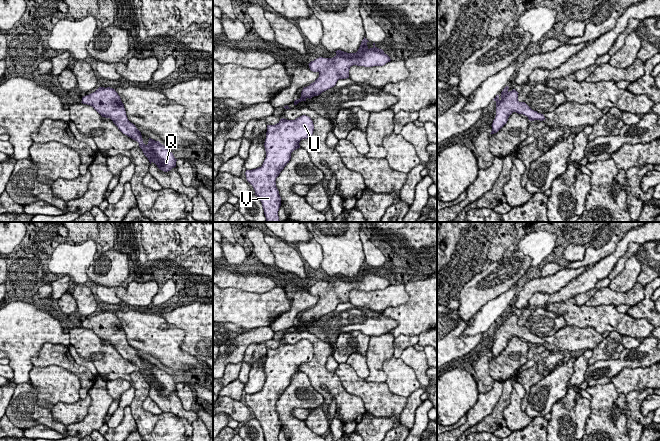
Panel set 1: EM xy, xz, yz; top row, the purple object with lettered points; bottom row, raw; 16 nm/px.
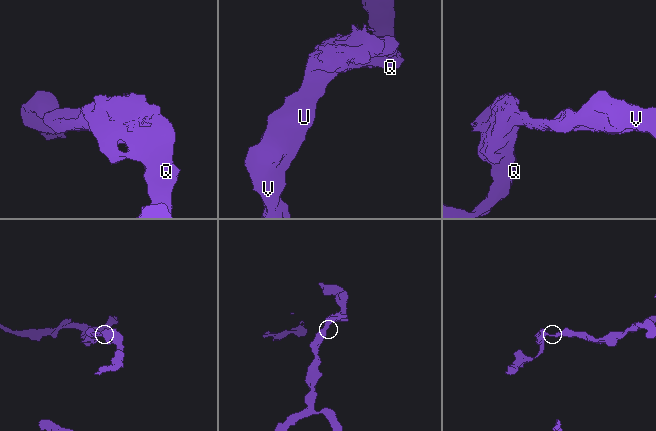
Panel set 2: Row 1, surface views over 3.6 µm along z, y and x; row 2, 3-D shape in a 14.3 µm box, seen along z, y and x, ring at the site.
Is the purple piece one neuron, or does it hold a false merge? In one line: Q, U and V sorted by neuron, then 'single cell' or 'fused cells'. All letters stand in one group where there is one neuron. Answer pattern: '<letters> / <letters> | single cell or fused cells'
Q U V | single cell

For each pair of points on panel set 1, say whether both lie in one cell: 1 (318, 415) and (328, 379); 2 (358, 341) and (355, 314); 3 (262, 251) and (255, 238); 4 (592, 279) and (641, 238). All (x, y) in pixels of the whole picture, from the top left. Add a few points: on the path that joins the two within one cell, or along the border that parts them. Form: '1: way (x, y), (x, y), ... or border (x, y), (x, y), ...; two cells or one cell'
1: border (333, 398), (328, 405), (327, 416); two cells
2: border (369, 336), (359, 331), (342, 332), (336, 342); two cells
3: way (261, 248), (258, 241); one cell
4: way (605, 266), (628, 240); one cell

